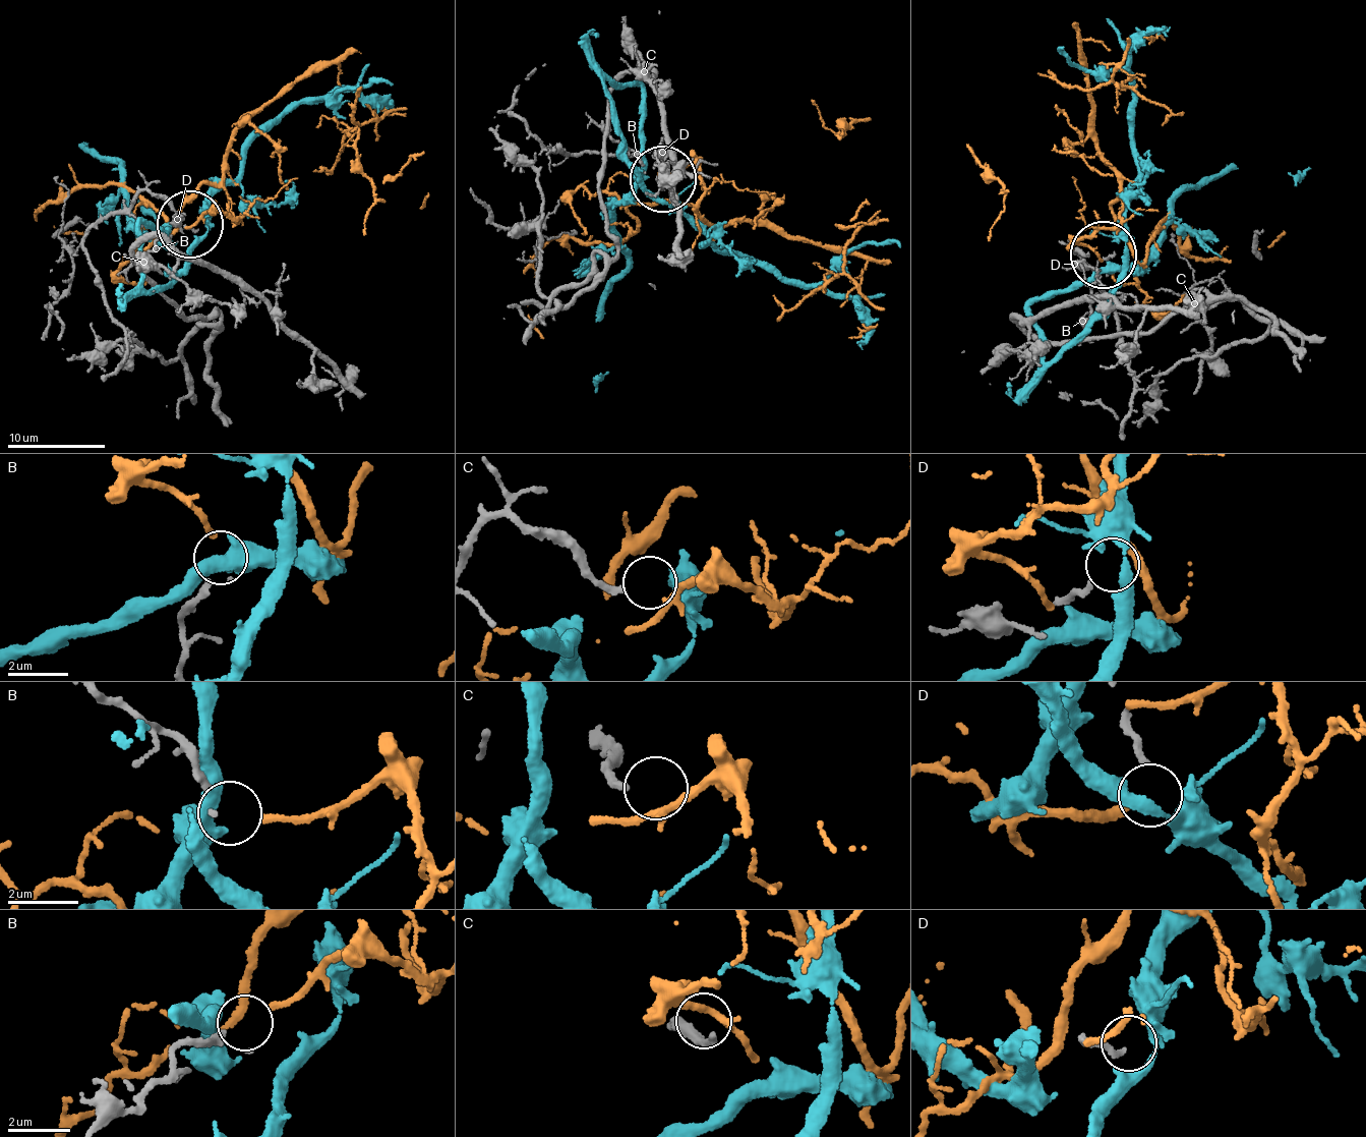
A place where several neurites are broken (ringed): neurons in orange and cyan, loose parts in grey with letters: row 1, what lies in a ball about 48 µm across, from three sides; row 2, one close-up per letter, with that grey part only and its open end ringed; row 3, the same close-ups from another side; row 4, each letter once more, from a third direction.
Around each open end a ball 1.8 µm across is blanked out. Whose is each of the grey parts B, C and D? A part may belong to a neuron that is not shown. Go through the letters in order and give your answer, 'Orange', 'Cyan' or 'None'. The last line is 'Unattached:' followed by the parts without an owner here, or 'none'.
B: Orange
C: None
D: None
Unattached: C, D

